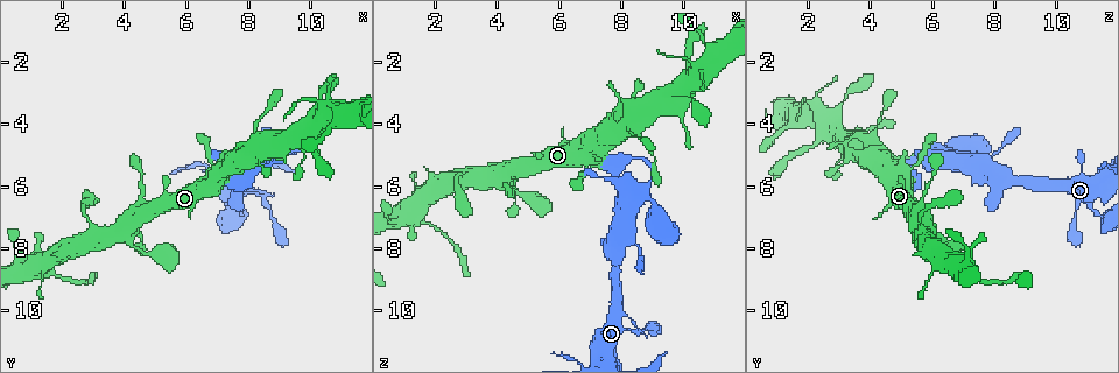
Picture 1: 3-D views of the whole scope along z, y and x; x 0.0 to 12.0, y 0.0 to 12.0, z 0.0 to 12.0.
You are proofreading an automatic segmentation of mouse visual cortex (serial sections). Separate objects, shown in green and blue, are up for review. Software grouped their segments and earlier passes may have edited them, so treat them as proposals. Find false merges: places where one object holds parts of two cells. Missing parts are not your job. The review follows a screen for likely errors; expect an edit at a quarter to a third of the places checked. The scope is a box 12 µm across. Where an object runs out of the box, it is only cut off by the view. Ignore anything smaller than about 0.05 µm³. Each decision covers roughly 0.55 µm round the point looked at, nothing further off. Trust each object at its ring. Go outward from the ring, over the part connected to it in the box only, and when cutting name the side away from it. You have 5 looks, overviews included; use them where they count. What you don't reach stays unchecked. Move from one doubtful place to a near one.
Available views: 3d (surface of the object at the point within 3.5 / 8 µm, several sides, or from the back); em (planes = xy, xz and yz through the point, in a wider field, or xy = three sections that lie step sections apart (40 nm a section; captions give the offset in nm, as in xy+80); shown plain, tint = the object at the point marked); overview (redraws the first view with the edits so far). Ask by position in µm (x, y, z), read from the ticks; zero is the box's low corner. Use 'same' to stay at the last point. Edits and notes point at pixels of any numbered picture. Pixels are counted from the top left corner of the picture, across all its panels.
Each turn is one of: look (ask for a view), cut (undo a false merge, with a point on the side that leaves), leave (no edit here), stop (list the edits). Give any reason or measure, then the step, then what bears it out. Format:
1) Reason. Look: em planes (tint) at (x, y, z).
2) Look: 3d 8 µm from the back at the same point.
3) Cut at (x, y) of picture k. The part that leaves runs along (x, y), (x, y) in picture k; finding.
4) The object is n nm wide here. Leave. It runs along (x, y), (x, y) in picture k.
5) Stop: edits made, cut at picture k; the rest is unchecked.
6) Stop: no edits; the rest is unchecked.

Abrupt turn. Look: 3d 3.5 µm at (6.9, 5.5, 5.3).

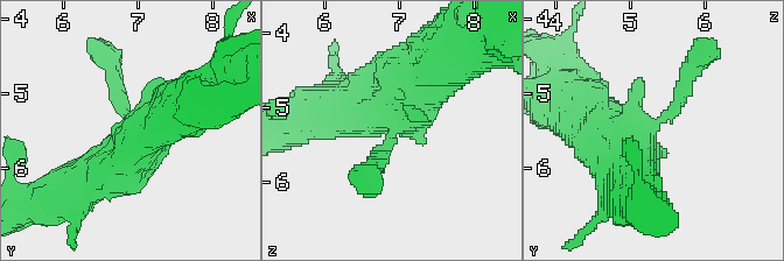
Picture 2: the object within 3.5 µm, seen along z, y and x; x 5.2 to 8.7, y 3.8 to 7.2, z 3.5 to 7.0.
Need the tissue. Look: em planes (tint) at (6.90, 5.50, 5.25).

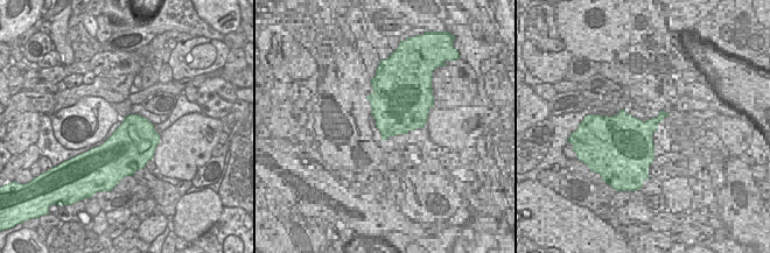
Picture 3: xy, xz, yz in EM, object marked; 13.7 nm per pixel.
The object is 600 nm wide here. Leave. It runs along (97, 173), (215, 86) in picture 2; one cell here.

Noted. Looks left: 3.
Narrows sharply. Look: 3d 3.5 µm at (8.4, 3.6, 4.4).

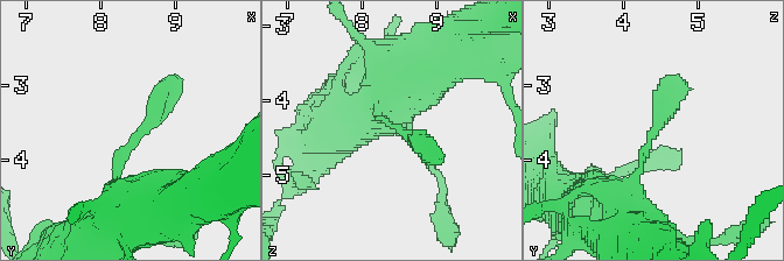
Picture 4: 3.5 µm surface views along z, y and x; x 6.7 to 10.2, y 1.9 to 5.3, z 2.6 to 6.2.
Shape alone is not enough. Look: em planes (tint) at (8.45, 3.70, 4.40).

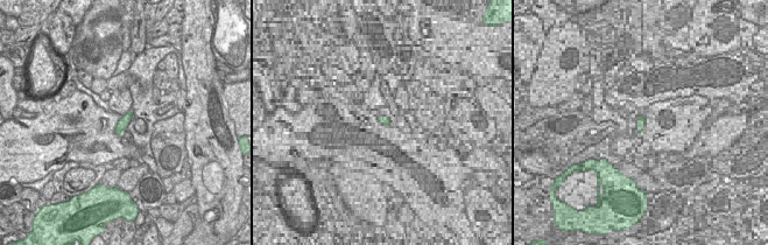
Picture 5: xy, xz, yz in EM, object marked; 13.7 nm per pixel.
The object is 140 nm wide here. Leave. It runs along (630, 218), (634, 175), (678, 78) in picture 4; continuous, no second cell.

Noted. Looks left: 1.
Stop: no edits; the rest is unchecked.

